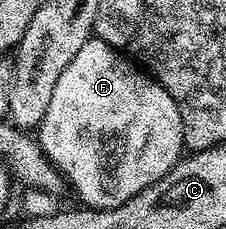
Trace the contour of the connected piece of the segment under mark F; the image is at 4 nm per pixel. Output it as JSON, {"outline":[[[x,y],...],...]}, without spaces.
{"outline":[[[95,35],[82,43],[78,55],[74,55],[66,71],[62,71],[54,86],[54,95],[50,95],[50,107],[46,107],[38,140],[42,151],[52,160],[70,189],[84,200],[81,202],[87,208],[94,210],[113,209],[134,199],[134,195],[146,187],[158,185],[180,162],[186,149],[178,103],[174,103],[168,92],[147,72],[137,68],[121,50]]]}

